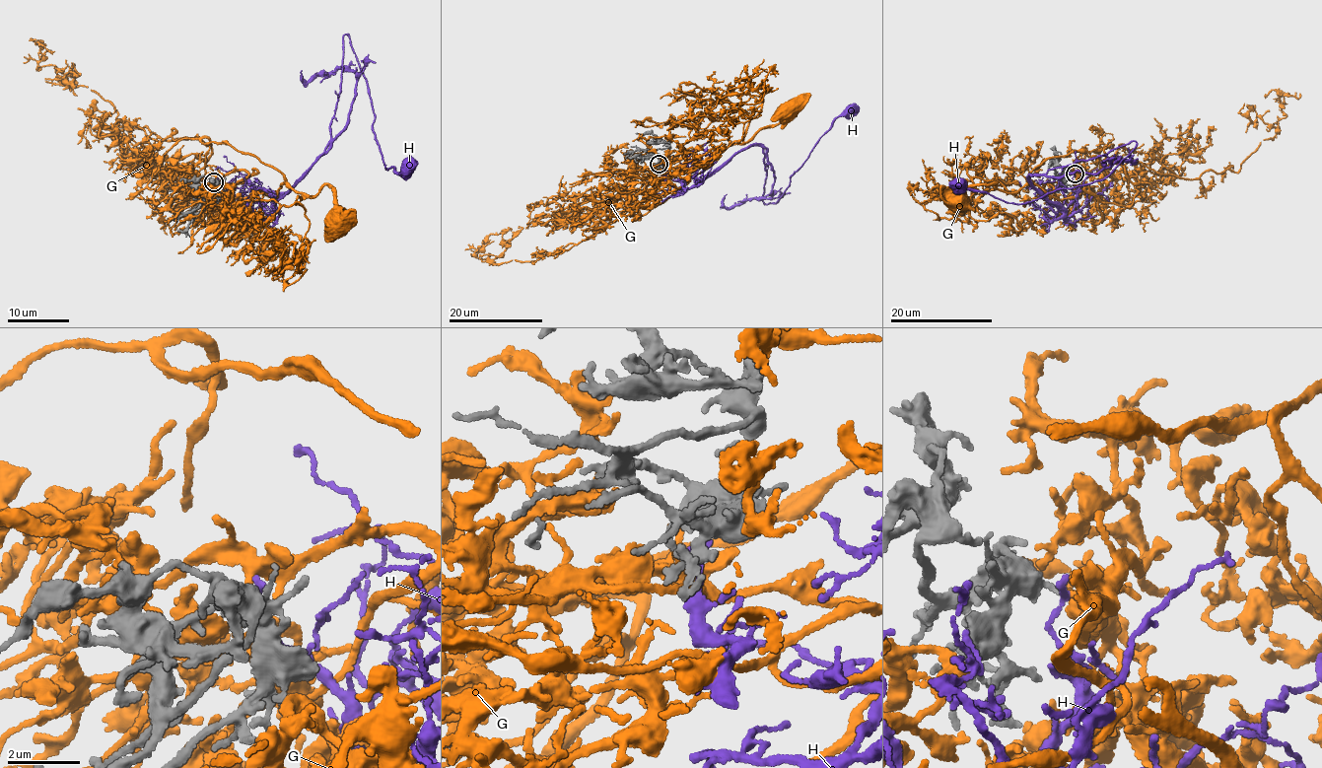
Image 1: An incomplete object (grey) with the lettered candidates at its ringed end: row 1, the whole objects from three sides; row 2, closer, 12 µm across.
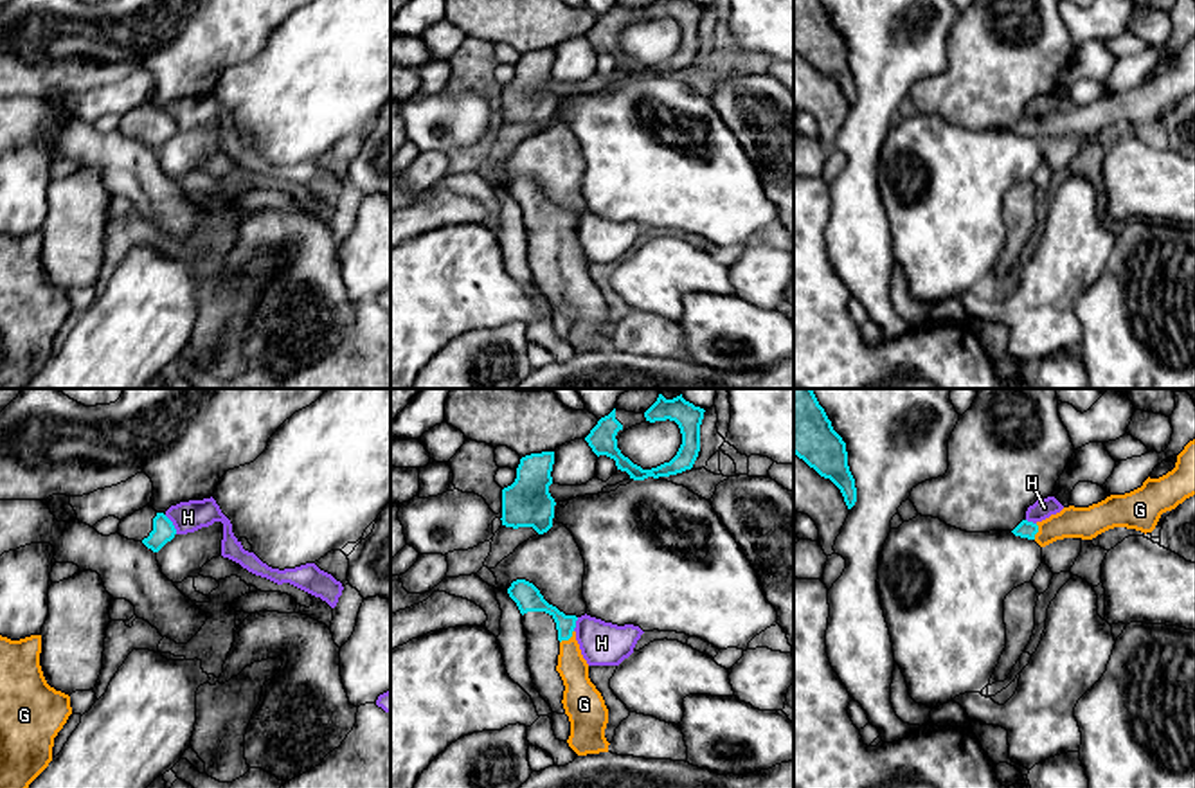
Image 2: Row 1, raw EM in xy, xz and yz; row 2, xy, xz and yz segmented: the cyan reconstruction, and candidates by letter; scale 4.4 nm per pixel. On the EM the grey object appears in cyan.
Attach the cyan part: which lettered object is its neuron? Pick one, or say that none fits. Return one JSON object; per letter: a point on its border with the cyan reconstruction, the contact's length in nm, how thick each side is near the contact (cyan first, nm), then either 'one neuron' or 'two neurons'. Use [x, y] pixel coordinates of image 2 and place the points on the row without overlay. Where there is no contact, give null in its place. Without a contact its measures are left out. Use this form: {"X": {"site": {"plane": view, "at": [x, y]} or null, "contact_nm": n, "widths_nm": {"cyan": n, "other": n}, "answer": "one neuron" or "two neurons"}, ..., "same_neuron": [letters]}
{"G": {"site": {"plane": "xz", "at": [567, 236]}, "contact_nm": 90, "widths_nm": {"cyan": 110, "other": 150}, "answer": "one neuron"}, "H": {"site": {"plane": "xy", "at": [171, 121]}, "contact_nm": 110, "widths_nm": {"cyan": 100, "other": 140}, "answer": "two neurons"}, "same_neuron": ["G"]}

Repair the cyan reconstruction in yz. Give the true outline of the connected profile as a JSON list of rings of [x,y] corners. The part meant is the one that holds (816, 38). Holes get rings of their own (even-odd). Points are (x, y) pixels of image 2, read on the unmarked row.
[[[794,0],[794,50],[840,86],[848,106],[855,103],[857,85],[846,40],[819,0]]]

